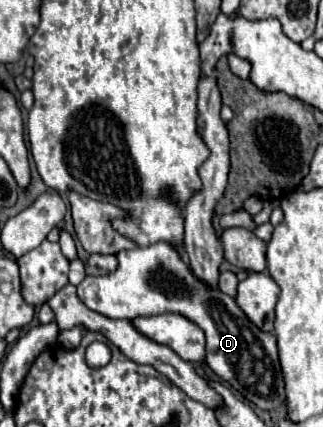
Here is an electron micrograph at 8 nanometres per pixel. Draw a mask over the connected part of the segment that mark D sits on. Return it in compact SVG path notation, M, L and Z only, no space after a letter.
M167 243L121 251L117 259L119 267L115 273L103 277L85 277L77 285L77 295L85 307L109 319L127 321L141 315L181 313L205 331L205 361L223 381L227 381L247 401L261 409L285 407L285 381L279 369L275 337L267 331L261 331L251 321L247 323L247 315L239 309L233 297L201 283L181 261L179 253Z

